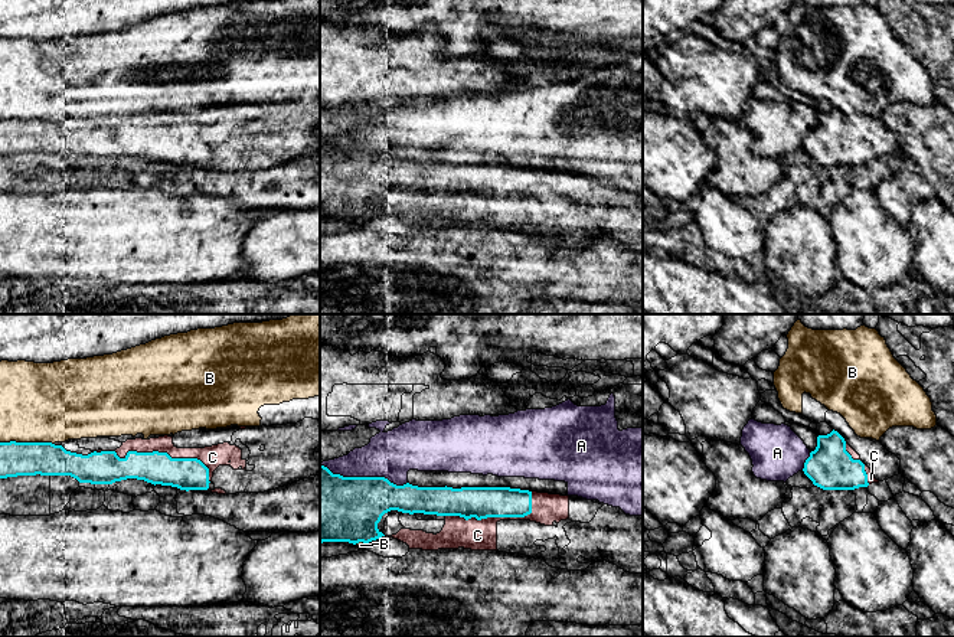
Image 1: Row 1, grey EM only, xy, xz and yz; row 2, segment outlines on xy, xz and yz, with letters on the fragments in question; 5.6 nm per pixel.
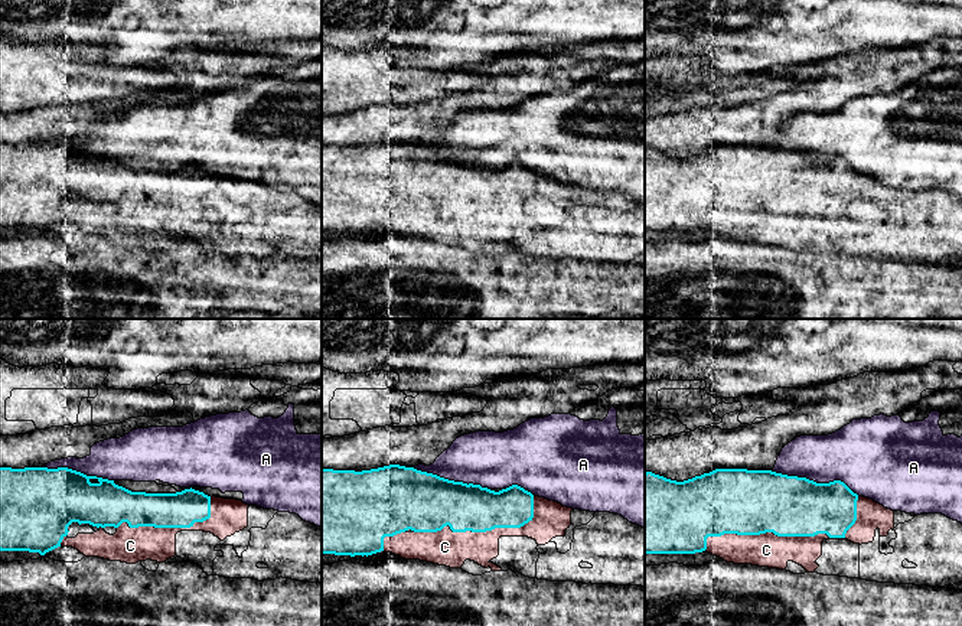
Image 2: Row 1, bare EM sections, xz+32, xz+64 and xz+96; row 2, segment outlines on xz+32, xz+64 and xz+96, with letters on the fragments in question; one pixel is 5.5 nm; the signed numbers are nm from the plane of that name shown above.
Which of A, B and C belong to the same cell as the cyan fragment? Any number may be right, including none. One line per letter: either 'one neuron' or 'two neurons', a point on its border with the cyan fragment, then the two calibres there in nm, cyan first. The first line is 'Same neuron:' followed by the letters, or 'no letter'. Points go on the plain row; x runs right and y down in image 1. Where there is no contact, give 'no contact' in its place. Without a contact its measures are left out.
Same neuron: C
A: two neurons; meets cyan in xz at (363, 154); 380 nm thick on the cyan side, 260 nm on the other
B: two neurons; meets cyan in xy at (28, 120); 190 nm thick on the cyan side, 440 nm on the other
C: one neuron; meets cyan in xy at (166, 130); 180 nm thick on the cyan side, 110 nm on the other

